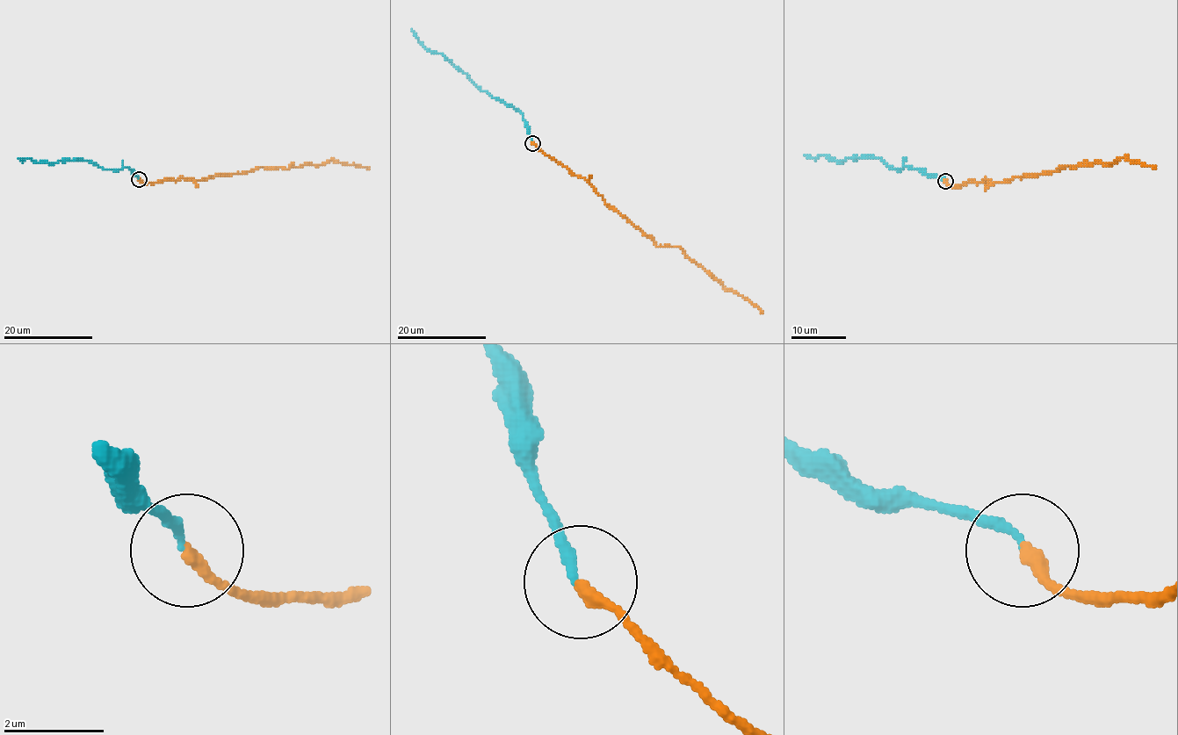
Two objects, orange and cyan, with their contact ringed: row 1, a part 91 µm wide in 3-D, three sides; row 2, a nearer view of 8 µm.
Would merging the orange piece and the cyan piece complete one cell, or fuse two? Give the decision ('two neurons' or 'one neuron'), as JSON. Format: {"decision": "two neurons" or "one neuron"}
{"decision": "one neuron"}

